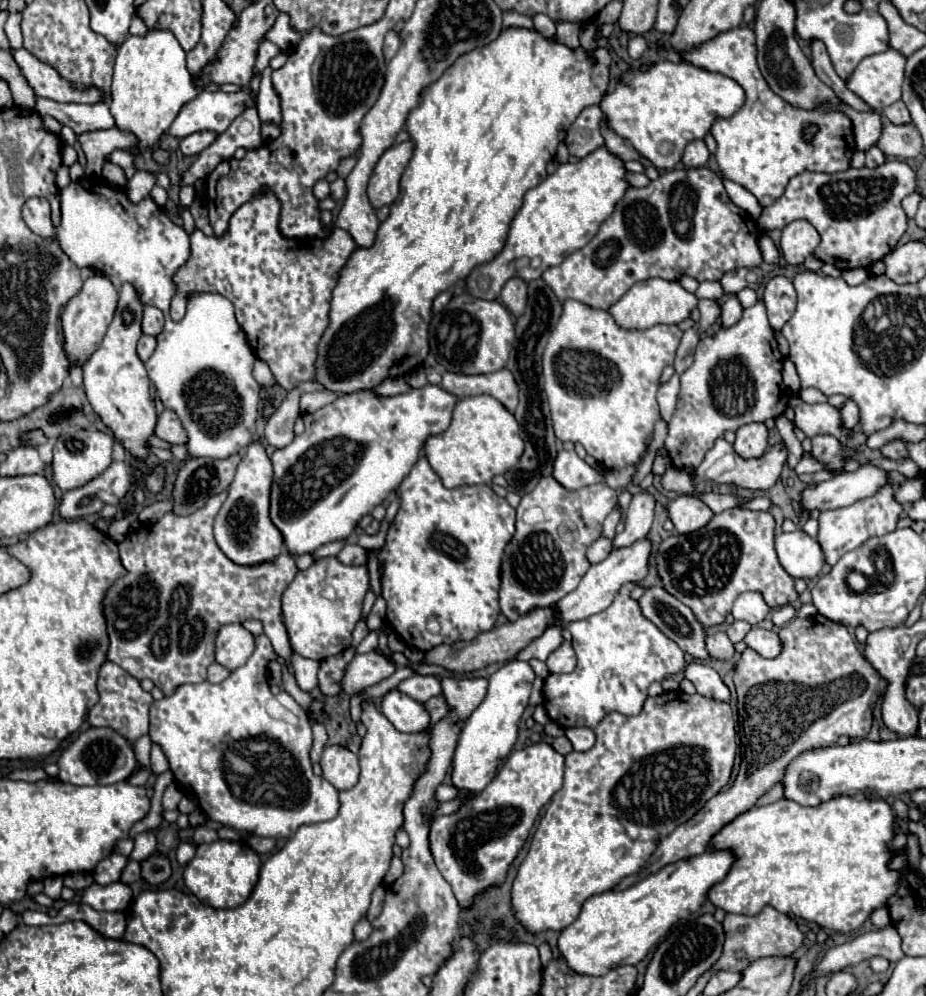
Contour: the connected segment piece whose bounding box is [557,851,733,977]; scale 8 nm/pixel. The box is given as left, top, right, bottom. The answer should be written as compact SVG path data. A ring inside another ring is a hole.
M709 851L687 861L677 861L631 885L625 891L605 891L583 903L579 917L561 931L559 955L579 975L607 975L621 965L637 965L653 945L687 915L695 913L707 899L709 887L719 883L733 863L727 851Z

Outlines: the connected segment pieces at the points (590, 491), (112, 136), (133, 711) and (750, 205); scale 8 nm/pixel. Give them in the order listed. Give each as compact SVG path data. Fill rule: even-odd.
M551 475L543 477L543 481L539 481L531 493L523 495L517 507L517 531L505 547L501 563L499 607L509 621L517 621L521 615L533 609L555 605L579 585L581 577L591 567L585 551L601 537L601 525L615 505L615 491L603 483L567 491ZM531 507L541 509L543 517L539 523L523 521L525 511Z
M95 129L91 133L81 133L79 143L85 151L85 155L89 157L87 167L85 167L85 175L89 179L99 179L101 173L101 165L105 161L105 157L115 151L115 149L123 149L129 153L139 153L135 149L135 137L131 133L119 131L119 129Z
M105 661L101 665L101 669L99 669L97 689L99 689L101 699L89 711L89 725L91 727L115 729L117 733L123 733L123 737L127 737L129 741L137 741L139 737L147 735L147 729L149 729L149 705L151 705L153 697L151 697L151 693L143 691L141 683L135 677L131 677L127 671L123 671L113 661Z
M723 177L723 185L725 185L727 195L731 197L731 201L733 201L735 205L739 205L741 209L745 209L753 219L759 217L761 205L757 203L757 199L755 199L747 189L743 189L741 185L737 185L737 183L733 183L733 181L729 181L729 179L725 179L725 177Z

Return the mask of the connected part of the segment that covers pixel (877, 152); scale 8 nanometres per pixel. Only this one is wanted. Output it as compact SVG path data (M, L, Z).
M871 147L867 153L867 159L865 159L865 167L879 167L879 165L883 165L885 163L885 155L883 155L883 151L879 149L879 147Z

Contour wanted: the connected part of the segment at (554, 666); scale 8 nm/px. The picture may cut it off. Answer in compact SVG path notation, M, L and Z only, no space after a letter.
M563 641L563 645L557 651L553 651L547 659L549 673L571 673L575 665L577 665L577 659L569 641Z

